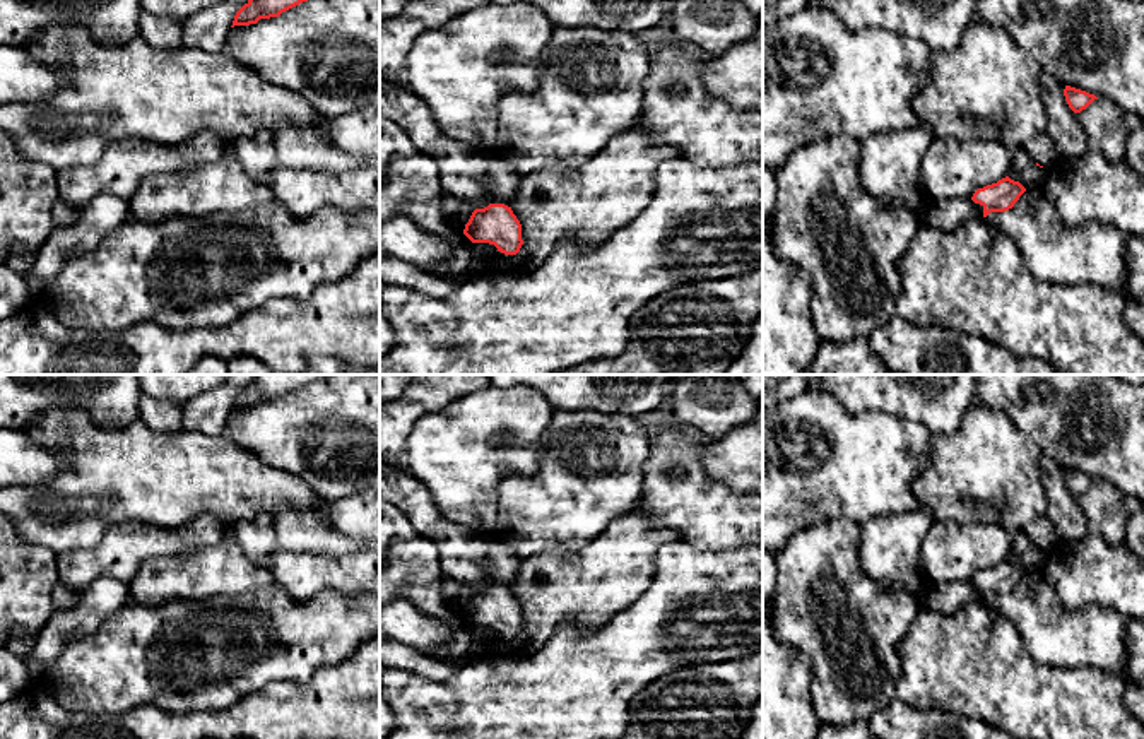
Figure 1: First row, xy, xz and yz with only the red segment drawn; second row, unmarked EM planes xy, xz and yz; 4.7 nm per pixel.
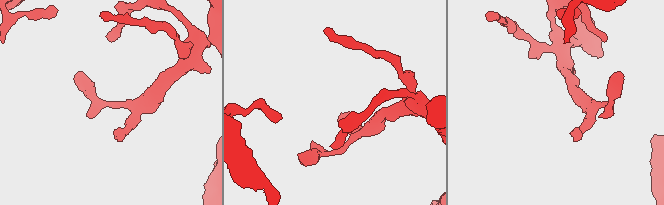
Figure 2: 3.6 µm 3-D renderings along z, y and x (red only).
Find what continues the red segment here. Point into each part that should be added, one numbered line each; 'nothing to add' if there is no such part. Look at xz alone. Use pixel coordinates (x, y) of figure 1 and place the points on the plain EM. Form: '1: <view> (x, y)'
nothing to add

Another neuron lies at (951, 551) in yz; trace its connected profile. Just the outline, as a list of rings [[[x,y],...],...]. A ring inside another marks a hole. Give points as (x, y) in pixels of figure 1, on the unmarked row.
[[[932,522],[922,539],[920,565],[932,583],[970,582],[978,571],[1005,561],[1016,532],[995,523]]]

